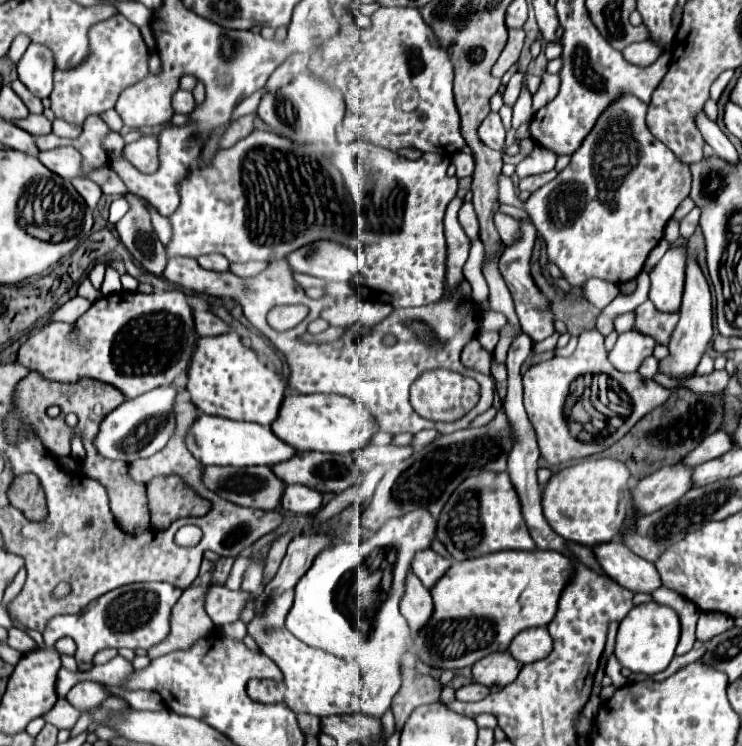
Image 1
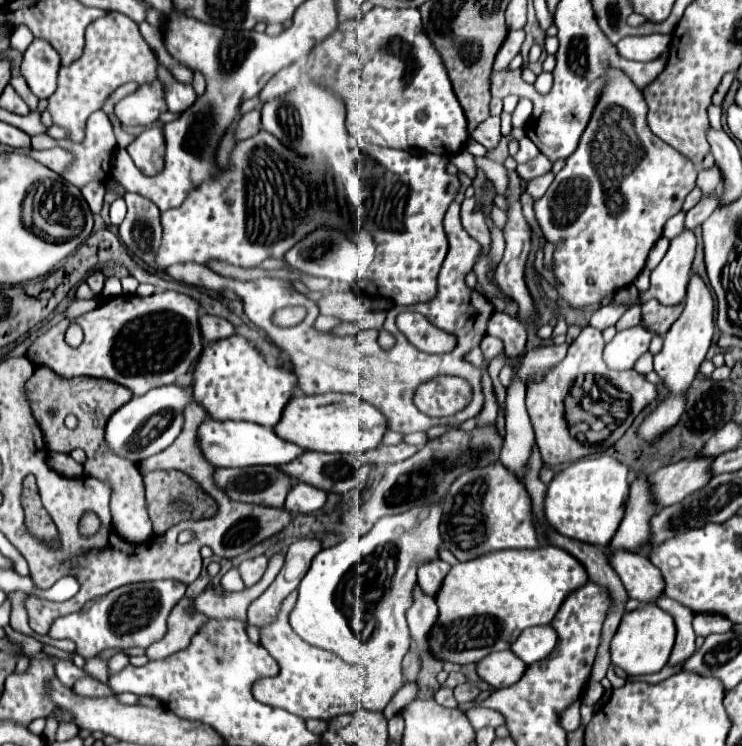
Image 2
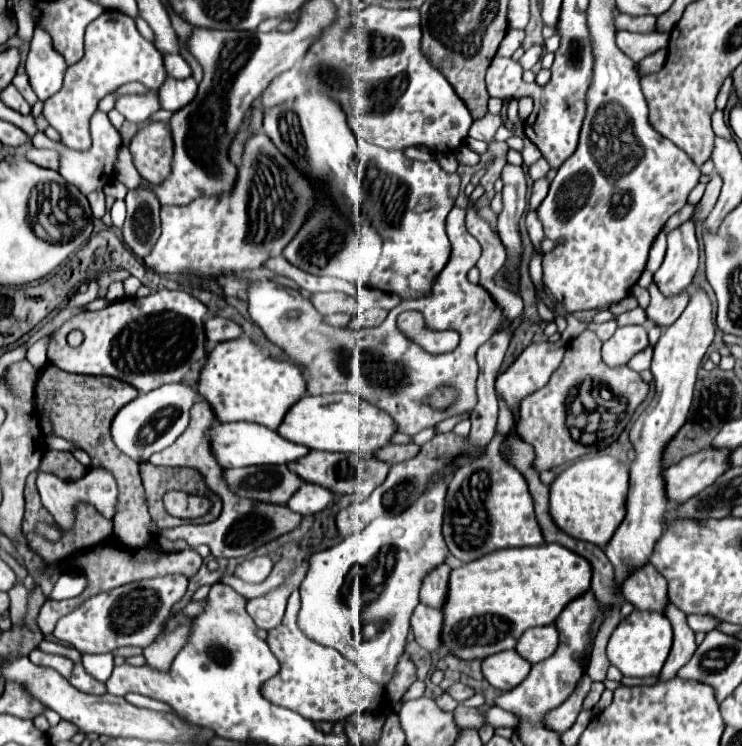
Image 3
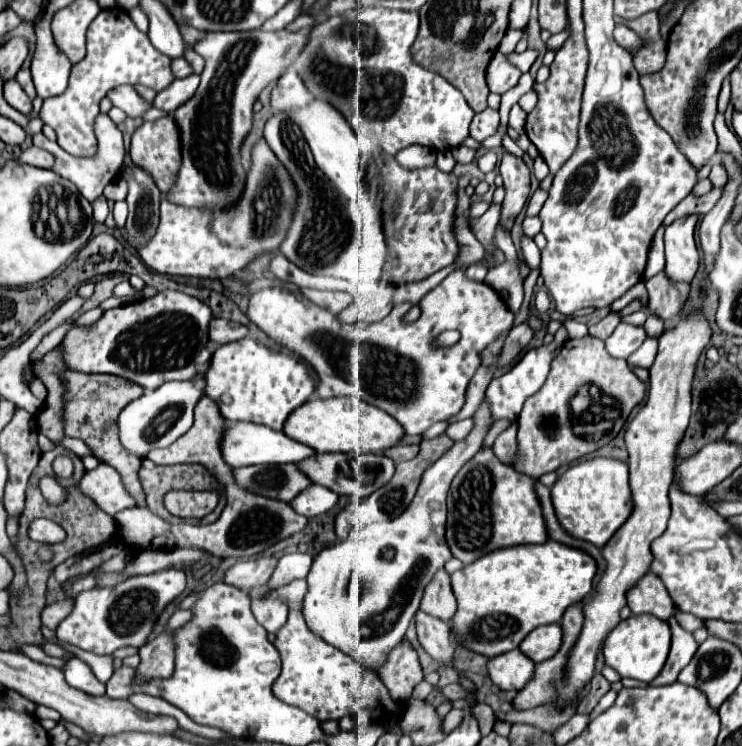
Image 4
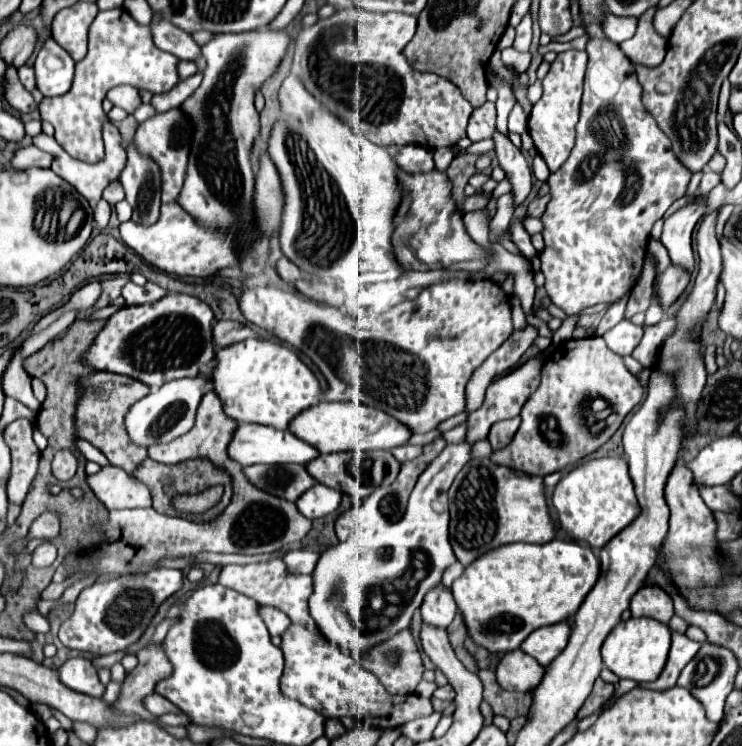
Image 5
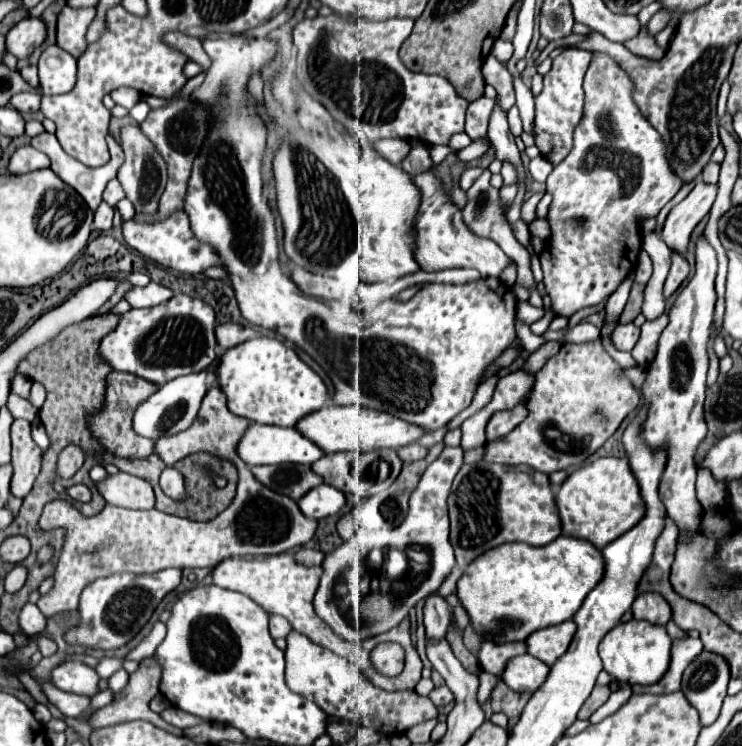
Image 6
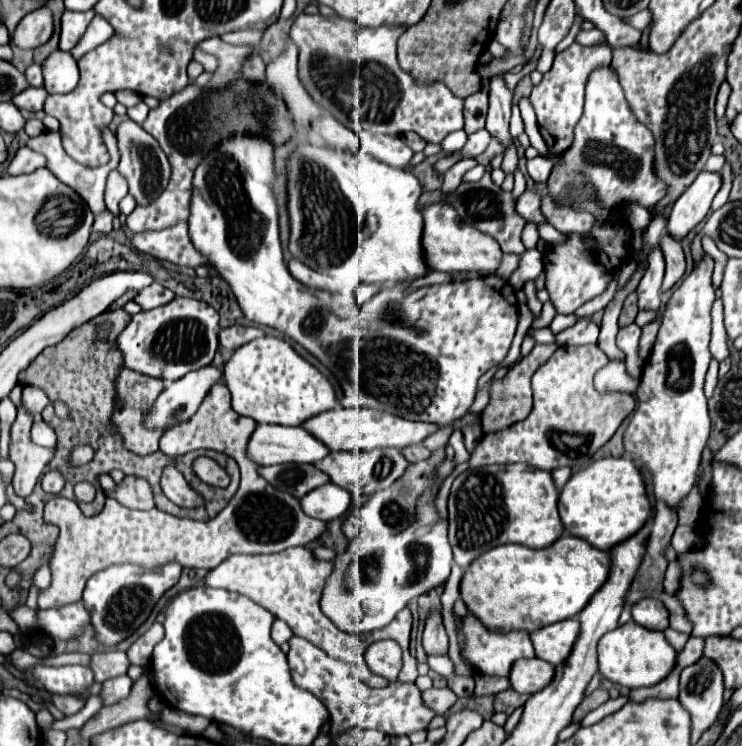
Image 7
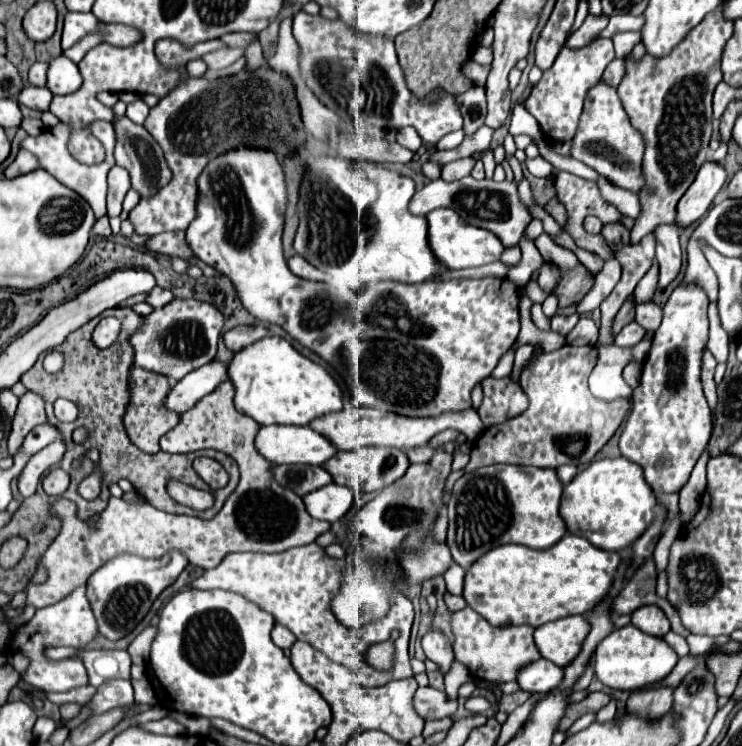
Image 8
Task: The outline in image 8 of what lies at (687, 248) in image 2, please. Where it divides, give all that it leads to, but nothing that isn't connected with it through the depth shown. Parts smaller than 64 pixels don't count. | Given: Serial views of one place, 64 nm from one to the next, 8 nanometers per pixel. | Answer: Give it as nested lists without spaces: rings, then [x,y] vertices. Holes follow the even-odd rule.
[[[706,162],[692,186],[686,190],[686,194],[680,198],[676,206],[676,220],[674,224],[680,228],[688,228],[694,222],[698,222],[708,208],[712,206],[714,196],[726,182],[726,170],[722,164],[716,162]]]

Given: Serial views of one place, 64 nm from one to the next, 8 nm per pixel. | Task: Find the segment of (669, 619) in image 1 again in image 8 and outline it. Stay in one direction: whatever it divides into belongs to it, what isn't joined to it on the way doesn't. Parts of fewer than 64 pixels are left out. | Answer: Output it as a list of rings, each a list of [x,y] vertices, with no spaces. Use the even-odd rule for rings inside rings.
[[[628,624],[624,628],[616,628],[598,644],[594,656],[594,670],[596,676],[606,686],[632,692],[664,680],[672,672],[676,662],[678,662],[678,654],[664,642],[664,638],[644,634],[642,630],[636,630],[634,624]]]

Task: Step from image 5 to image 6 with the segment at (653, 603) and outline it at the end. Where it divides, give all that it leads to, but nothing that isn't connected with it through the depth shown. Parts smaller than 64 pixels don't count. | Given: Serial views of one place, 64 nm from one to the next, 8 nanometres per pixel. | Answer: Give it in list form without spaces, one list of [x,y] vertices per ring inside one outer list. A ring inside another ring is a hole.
[[[640,592],[632,604],[632,614],[636,620],[648,620],[660,626],[672,618],[670,604],[660,592]]]

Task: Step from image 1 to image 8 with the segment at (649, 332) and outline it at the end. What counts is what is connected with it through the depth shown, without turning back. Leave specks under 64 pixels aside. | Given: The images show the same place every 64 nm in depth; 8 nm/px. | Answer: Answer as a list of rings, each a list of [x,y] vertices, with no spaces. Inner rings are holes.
[[[662,224],[656,228],[656,258],[660,262],[660,288],[666,288],[682,268],[682,250],[676,224]]]

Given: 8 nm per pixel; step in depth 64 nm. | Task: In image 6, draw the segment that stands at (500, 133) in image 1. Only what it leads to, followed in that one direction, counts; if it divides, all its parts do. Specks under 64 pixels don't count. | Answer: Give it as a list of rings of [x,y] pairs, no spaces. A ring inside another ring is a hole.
[[[482,96],[482,100],[470,102],[468,112],[466,112],[466,134],[468,134],[472,140],[486,138],[492,108],[494,108],[494,100],[490,100],[490,98],[486,98],[486,96]]]

